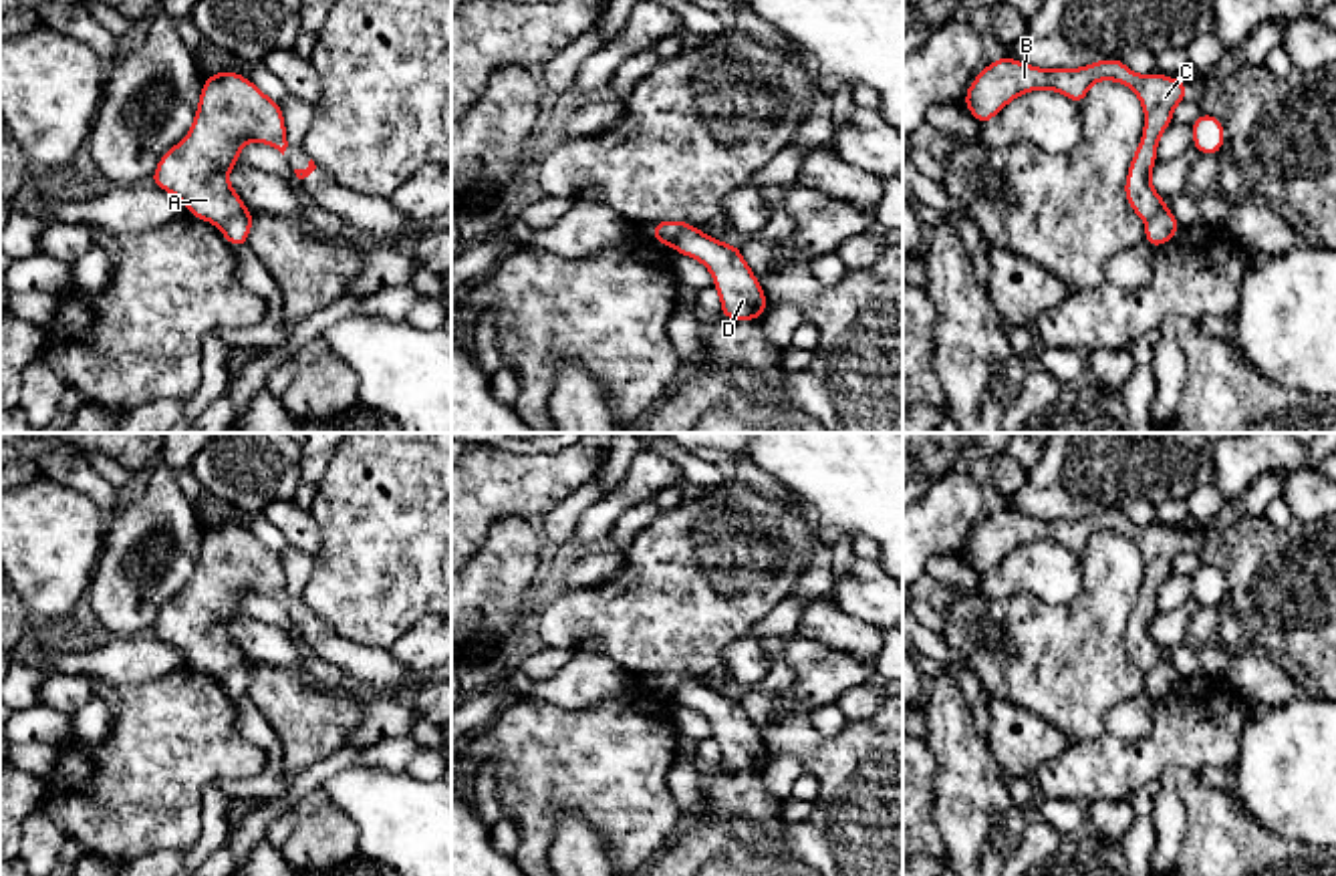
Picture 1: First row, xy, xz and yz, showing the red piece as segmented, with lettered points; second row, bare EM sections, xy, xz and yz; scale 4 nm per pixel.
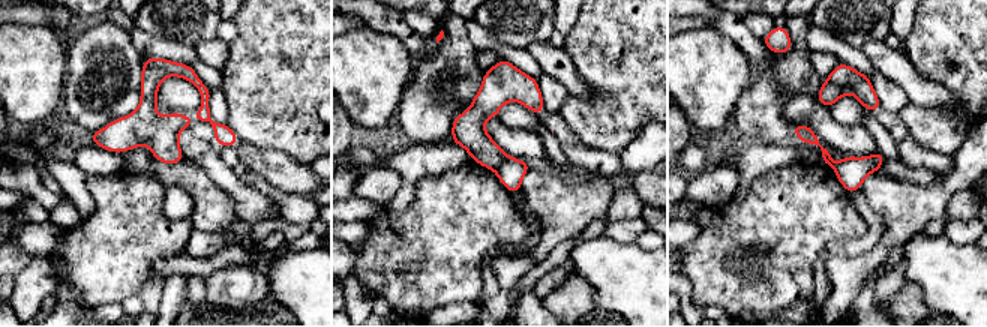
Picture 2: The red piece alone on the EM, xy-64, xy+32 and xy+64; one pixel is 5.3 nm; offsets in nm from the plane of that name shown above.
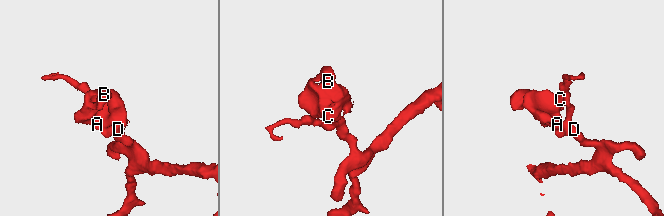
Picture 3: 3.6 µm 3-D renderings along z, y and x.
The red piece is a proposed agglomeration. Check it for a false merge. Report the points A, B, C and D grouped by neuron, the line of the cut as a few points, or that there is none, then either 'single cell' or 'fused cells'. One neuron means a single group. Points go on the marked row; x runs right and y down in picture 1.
A B C / D; cut in xz along (692, 226), (672, 246); fused cells

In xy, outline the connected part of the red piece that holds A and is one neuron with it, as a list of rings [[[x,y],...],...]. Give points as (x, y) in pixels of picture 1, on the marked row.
[[[220,70],[204,79],[189,133],[161,155],[149,181],[173,193],[193,217],[222,228],[246,209],[228,173],[240,165],[238,155],[248,141],[284,155],[288,141],[280,103],[244,75]]]

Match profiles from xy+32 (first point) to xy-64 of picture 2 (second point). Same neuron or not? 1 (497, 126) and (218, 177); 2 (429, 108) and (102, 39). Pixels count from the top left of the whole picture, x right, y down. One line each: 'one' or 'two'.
1: one
2: one

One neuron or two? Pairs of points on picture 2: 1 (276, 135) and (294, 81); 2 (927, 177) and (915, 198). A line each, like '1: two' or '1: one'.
1: one
2: two

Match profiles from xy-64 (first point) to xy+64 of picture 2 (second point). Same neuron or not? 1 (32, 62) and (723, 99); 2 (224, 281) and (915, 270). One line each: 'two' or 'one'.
1: one
2: two

